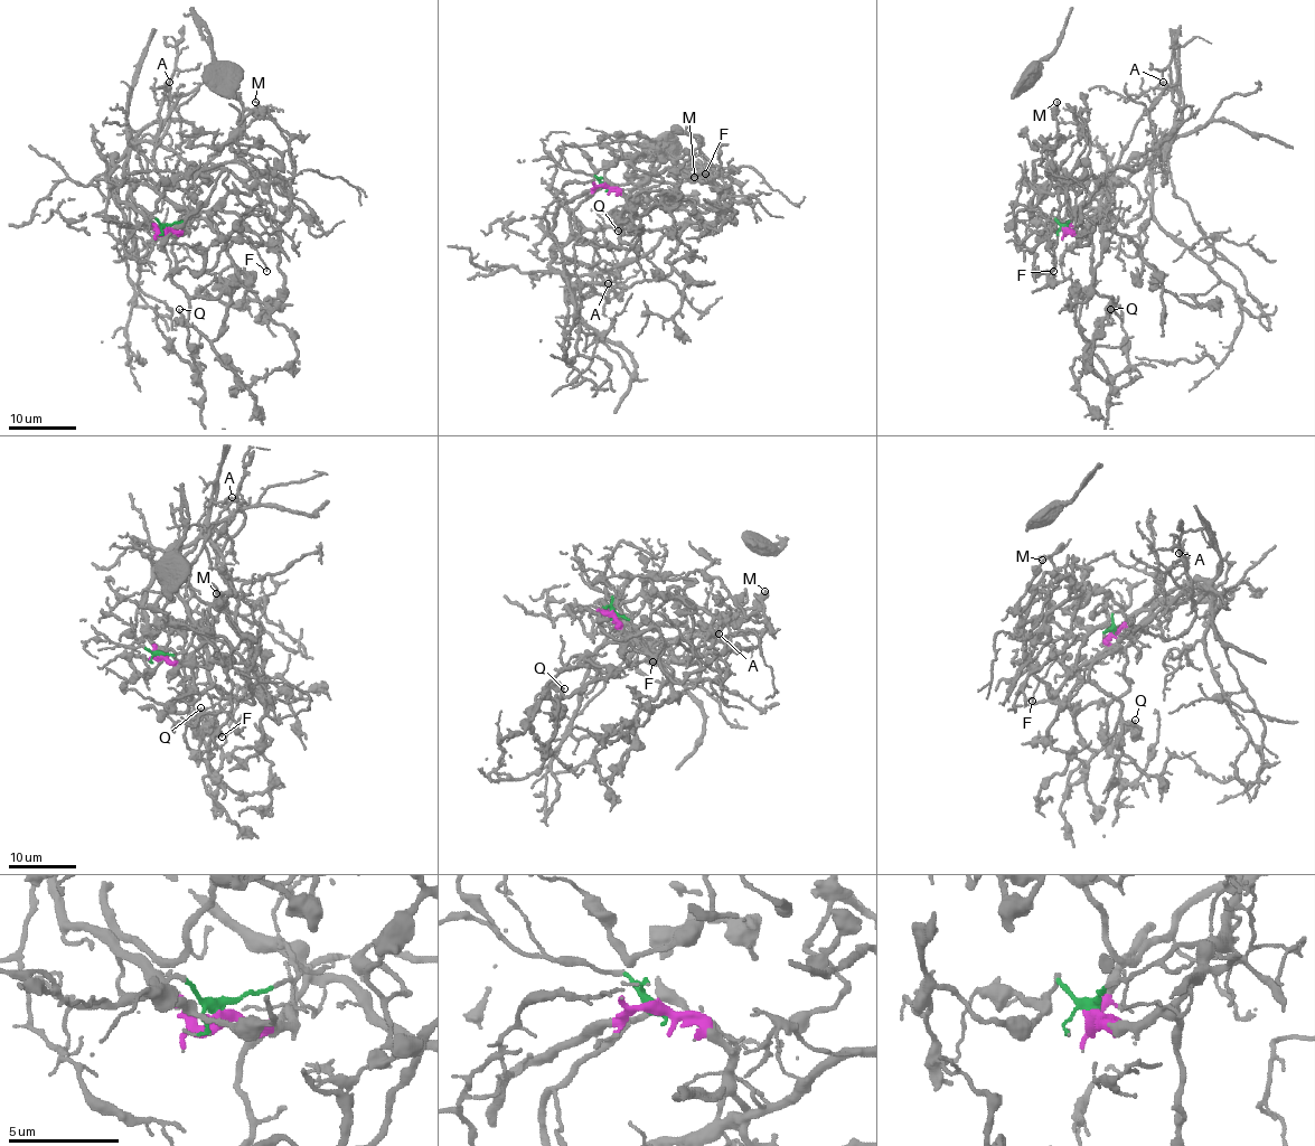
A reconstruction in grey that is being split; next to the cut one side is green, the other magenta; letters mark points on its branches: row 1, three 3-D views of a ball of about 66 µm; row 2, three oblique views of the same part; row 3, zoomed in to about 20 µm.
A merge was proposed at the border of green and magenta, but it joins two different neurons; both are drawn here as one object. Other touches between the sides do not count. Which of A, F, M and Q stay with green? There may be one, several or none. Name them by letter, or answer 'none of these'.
F, M

